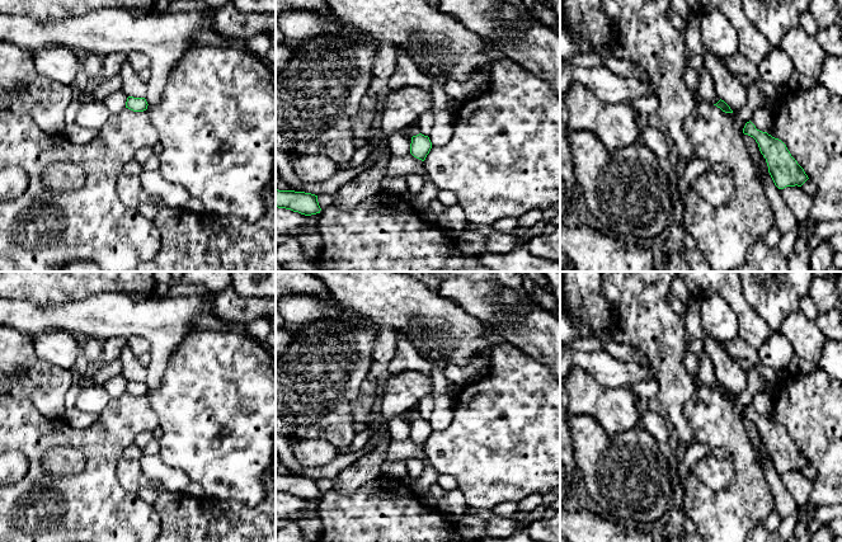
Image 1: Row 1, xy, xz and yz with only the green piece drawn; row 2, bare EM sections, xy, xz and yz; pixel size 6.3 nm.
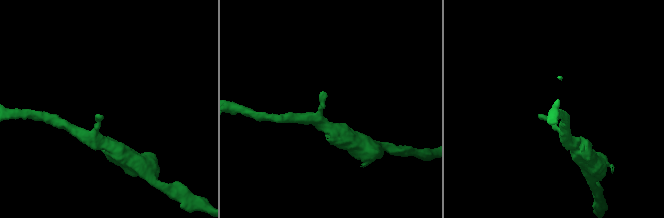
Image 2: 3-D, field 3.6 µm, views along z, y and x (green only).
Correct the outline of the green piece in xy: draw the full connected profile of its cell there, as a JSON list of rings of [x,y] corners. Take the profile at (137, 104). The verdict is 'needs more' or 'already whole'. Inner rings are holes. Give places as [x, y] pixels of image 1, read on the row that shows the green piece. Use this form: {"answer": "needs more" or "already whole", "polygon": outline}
{"answer": "already whole", "polygon": [[[128,96],[126,102],[126,108],[133,110],[133,112],[144,112],[147,109],[147,102],[145,98],[133,98]]]}

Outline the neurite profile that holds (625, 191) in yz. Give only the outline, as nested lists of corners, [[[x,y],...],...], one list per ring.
[[[570,131],[568,143],[585,206],[606,232],[634,242],[648,242],[667,231],[673,215],[669,182],[658,157],[640,140],[608,152],[592,132]]]

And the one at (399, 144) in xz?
[[[401,132],[392,133],[387,137],[391,156],[405,156],[410,152],[411,138]]]

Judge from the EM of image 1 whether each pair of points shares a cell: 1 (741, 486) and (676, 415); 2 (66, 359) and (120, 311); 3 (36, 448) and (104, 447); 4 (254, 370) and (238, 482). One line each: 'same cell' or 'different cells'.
1: different cells
2: different cells
3: same cell
4: same cell

